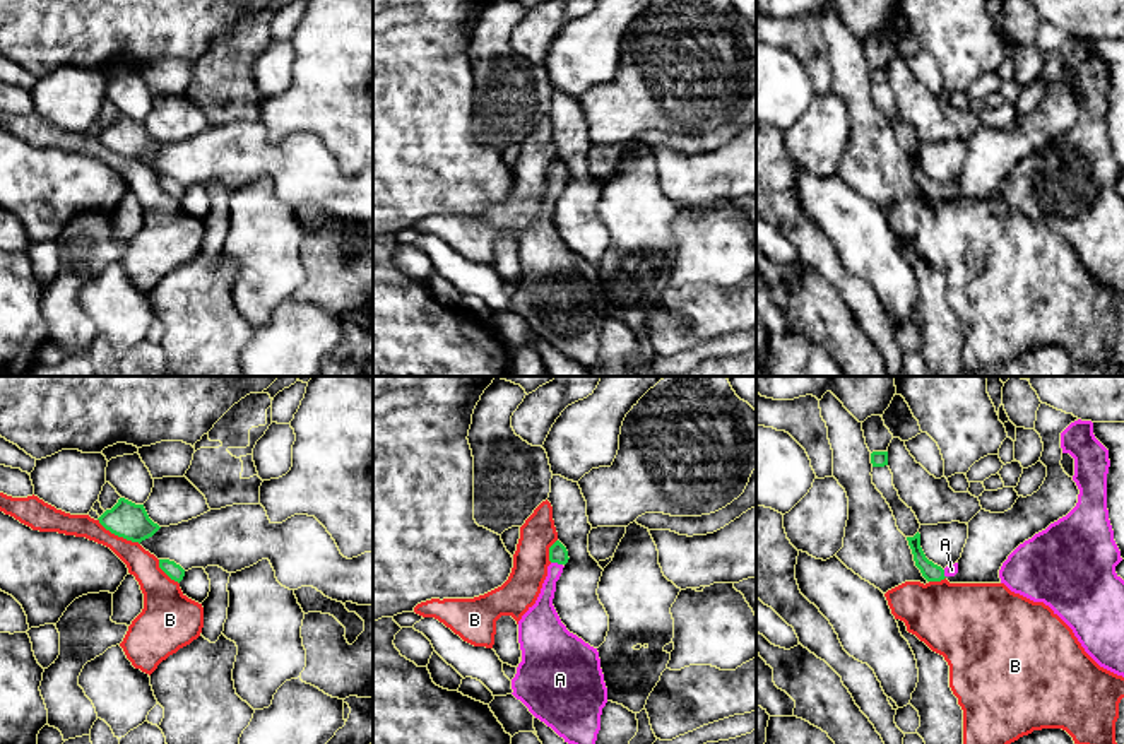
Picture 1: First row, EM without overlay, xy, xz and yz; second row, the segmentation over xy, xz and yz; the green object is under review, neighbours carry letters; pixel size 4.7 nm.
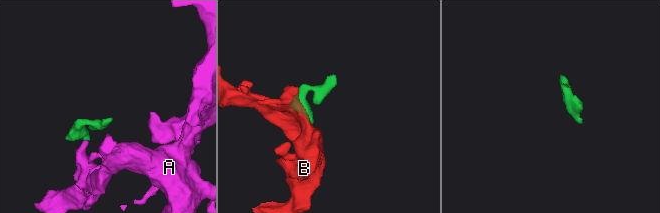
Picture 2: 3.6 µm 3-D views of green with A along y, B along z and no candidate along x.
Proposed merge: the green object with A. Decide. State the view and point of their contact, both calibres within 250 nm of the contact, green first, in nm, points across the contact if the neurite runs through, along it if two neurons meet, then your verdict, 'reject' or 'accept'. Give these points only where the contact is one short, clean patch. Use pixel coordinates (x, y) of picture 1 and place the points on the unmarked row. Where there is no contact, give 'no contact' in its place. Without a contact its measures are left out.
xz (556, 178) | 90/120 nm | across xz (558, 170), (556, 178), (543, 230) | accept

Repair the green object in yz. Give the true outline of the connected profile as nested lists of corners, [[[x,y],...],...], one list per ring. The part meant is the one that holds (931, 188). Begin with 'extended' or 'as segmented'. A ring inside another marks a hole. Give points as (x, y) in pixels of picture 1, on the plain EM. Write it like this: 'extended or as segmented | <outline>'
extended | [[[917,149],[914,154],[907,154],[908,162],[914,171],[915,183],[920,186],[922,193],[927,198],[941,198],[946,193],[955,193],[958,190],[958,180],[946,183],[944,186],[932,178],[929,178],[920,164],[920,151]]]

